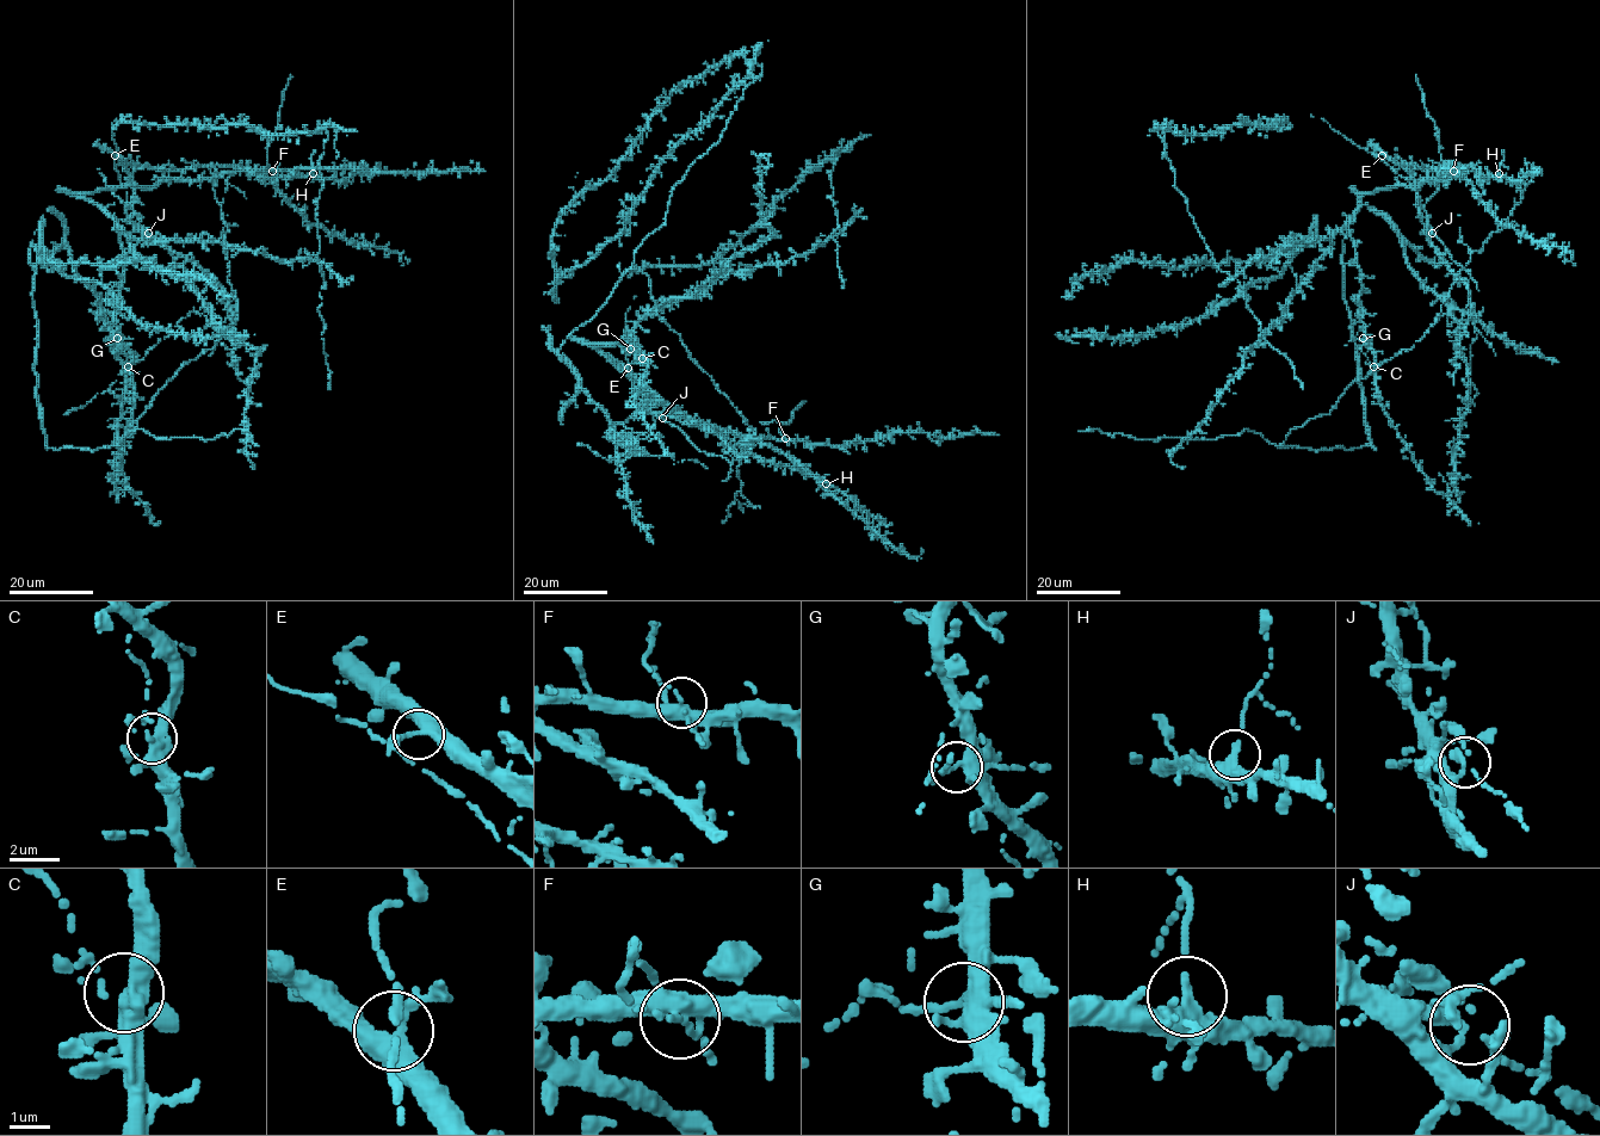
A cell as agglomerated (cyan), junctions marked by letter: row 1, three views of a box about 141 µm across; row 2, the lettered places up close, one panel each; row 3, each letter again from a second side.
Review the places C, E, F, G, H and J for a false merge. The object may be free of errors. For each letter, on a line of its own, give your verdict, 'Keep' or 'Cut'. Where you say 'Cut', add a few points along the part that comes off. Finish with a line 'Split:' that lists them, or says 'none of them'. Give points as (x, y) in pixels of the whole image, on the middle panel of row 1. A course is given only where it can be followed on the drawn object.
C: Keep
E: Keep
F: Keep
G: Keep
H: Keep
J: Keep
Split: none of them

